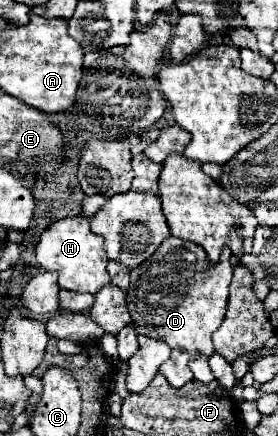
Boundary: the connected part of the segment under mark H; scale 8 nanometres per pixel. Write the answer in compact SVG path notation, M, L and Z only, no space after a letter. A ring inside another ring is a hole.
M85 216L75 218L61 218L53 222L39 238L37 244L37 264L45 270L59 274L59 286L75 292L99 292L105 284L109 284L109 274L105 270L107 256L105 256L105 242L89 230L89 220ZM47 244L47 252L45 252Z

